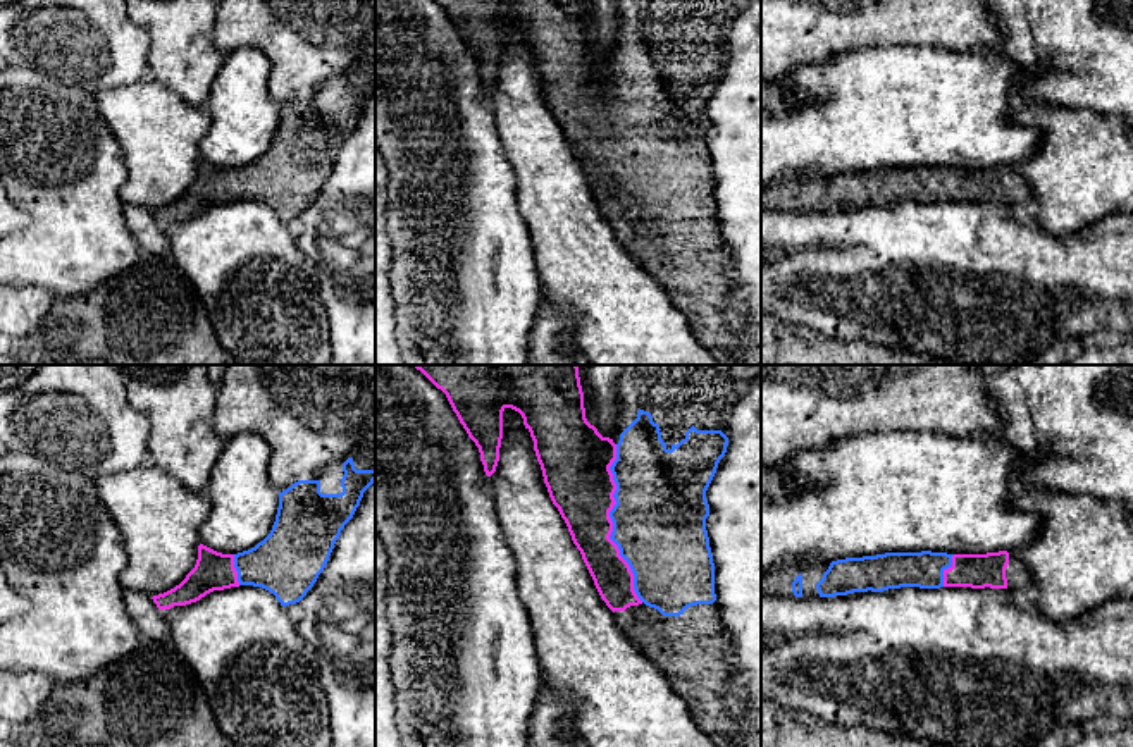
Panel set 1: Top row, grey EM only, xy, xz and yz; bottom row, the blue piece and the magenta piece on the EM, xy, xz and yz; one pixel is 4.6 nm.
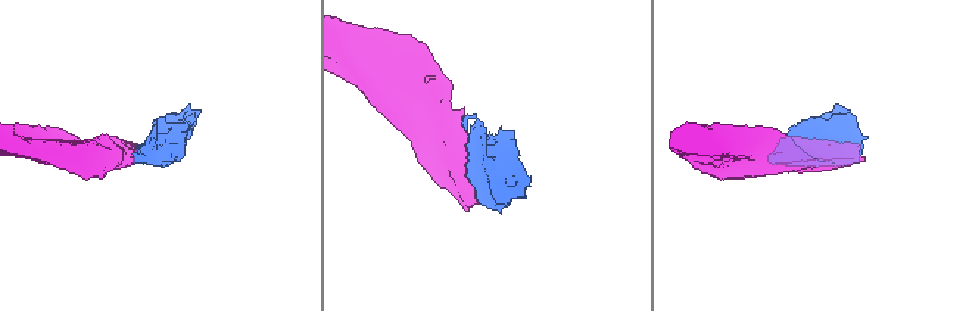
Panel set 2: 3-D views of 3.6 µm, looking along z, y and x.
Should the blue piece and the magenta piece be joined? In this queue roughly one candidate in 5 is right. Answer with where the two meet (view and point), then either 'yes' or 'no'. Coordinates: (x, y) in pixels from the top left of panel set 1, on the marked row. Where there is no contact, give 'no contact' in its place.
meets blue in xz at (613, 524); yes

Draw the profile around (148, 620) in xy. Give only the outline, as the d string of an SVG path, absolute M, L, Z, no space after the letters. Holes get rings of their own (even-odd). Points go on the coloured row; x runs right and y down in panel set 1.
M126 592L124 604L143 640L169 642L170 628L152 596Z

